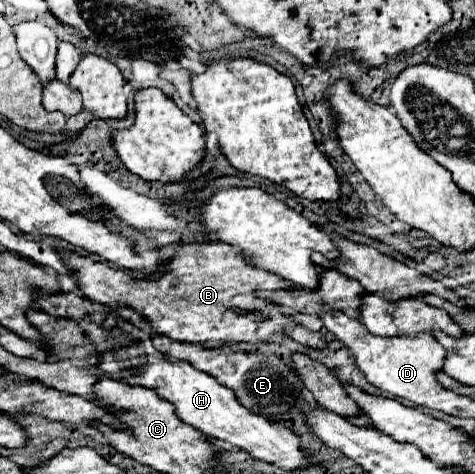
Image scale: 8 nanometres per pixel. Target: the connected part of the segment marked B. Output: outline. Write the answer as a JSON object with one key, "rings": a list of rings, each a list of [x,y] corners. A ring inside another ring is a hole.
{"rings":[[[227,243],[179,245],[177,257],[163,267],[157,279],[133,279],[127,271],[113,269],[89,257],[79,257],[77,253],[63,255],[67,255],[67,265],[81,271],[75,281],[91,301],[135,309],[153,325],[157,335],[189,343],[263,343],[269,341],[271,335],[285,335],[309,349],[327,347],[321,333],[305,329],[293,321],[291,315],[285,315],[279,305],[255,295],[257,289],[295,289],[295,285],[273,271],[249,263],[237,247]],[[253,313],[259,313],[259,317],[253,317]]]}

